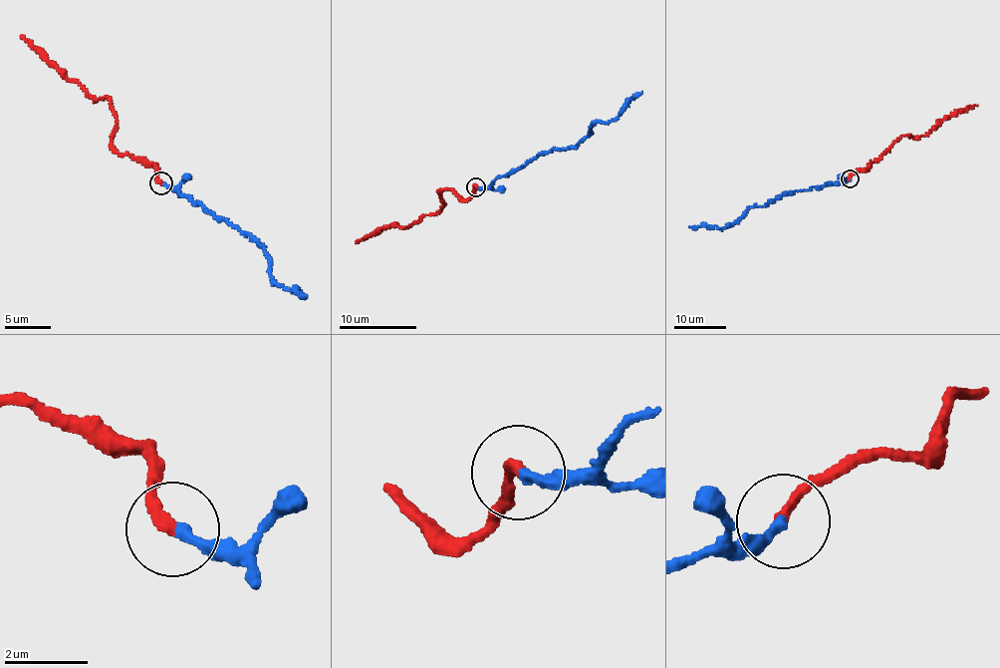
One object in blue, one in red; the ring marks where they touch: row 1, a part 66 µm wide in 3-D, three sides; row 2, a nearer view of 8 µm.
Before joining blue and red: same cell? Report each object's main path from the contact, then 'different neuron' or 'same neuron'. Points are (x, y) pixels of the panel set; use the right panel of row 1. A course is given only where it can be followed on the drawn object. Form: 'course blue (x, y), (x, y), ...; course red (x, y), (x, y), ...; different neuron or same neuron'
course blue (849, 177), (795, 190), (765, 204), (752, 205), (722, 228), (689, 226); course red (849, 177), (870, 168), (871, 163), (904, 135), (922, 137), (943, 120), (977, 105); different neuron

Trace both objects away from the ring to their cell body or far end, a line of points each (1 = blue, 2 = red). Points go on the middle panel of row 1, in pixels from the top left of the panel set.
1: (476, 186), (488, 188), (497, 177), (507, 176), (553, 149), (577, 147), (597, 122), (610, 123), (641, 91)
2: (476, 186), (466, 199), (441, 189), (444, 201), (437, 211), (405, 227), (391, 224), (377, 228), (357, 243)

